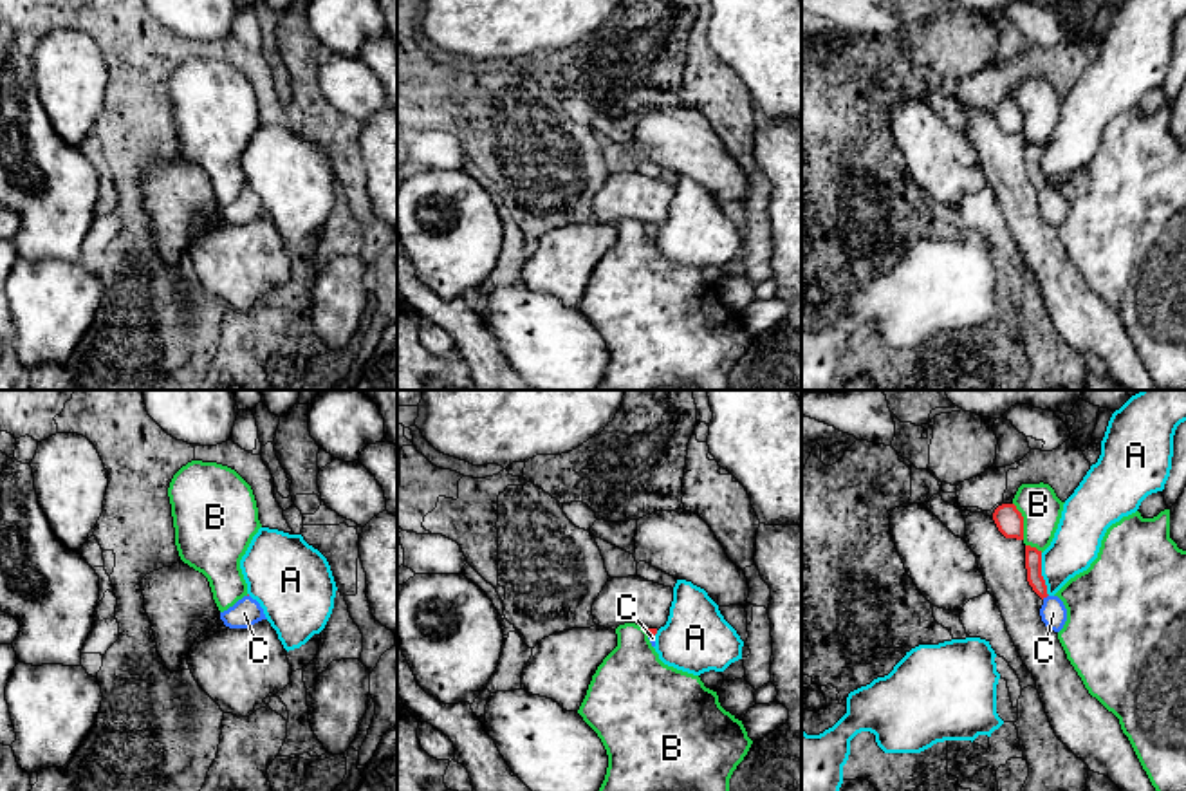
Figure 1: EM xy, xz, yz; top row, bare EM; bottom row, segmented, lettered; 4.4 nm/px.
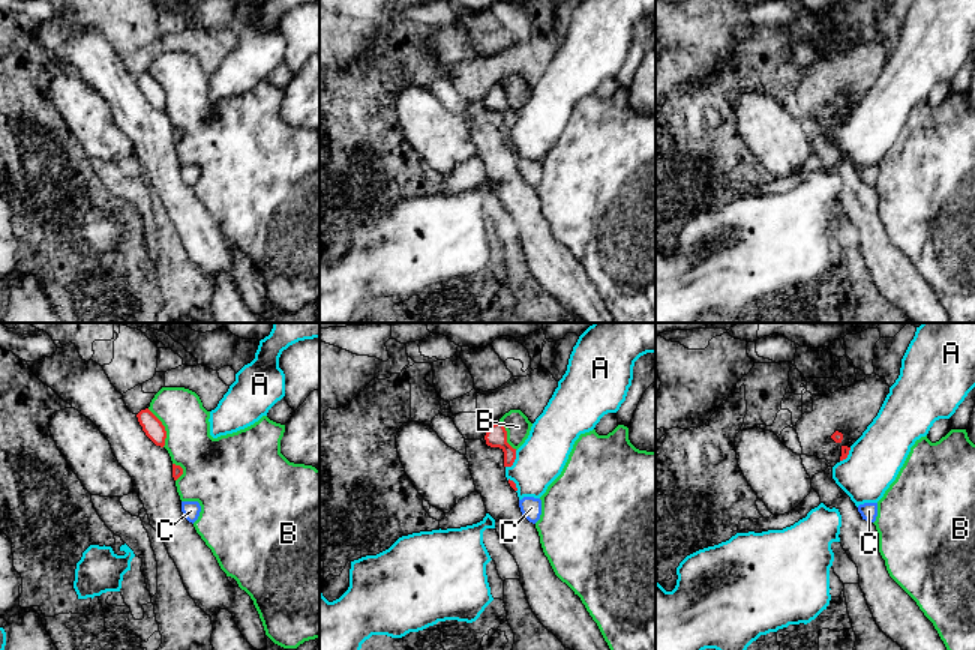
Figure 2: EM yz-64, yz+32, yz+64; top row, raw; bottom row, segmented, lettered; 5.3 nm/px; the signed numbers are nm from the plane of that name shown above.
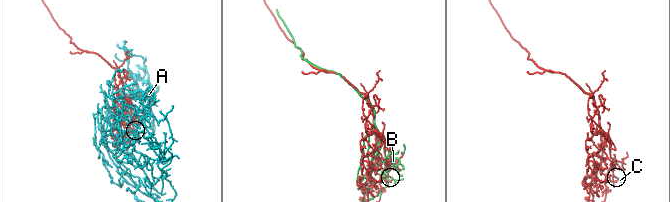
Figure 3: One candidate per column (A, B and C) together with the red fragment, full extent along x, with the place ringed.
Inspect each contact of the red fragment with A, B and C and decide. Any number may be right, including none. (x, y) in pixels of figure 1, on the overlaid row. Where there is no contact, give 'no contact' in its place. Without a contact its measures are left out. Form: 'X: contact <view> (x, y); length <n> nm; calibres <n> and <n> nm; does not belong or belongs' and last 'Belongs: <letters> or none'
A: contact yz (1040, 575); length 200 nm; calibres 80 and 220 nm; does not belong
B: contact yz (1022, 521); length 180 nm; calibres 120 and 180 nm; does not belong
C: contact yz (1044, 596); length 40 nm; calibres 80 and 120 nm; belongs
Belongs: C

